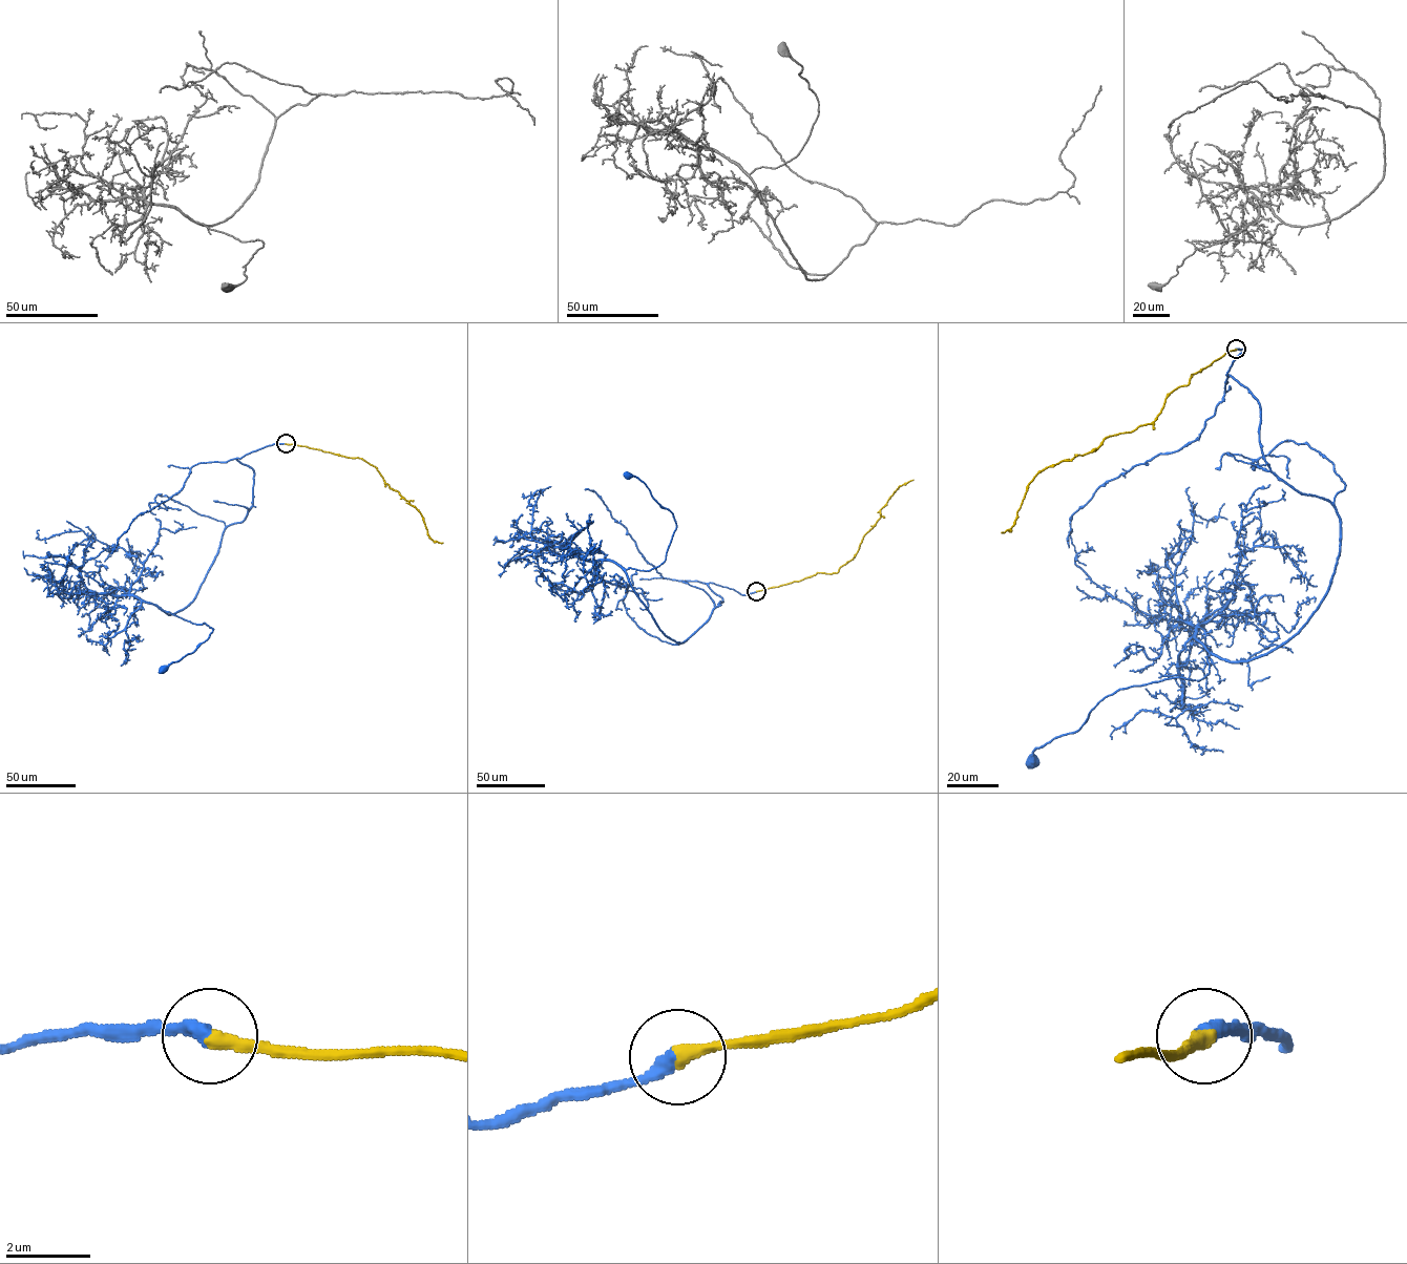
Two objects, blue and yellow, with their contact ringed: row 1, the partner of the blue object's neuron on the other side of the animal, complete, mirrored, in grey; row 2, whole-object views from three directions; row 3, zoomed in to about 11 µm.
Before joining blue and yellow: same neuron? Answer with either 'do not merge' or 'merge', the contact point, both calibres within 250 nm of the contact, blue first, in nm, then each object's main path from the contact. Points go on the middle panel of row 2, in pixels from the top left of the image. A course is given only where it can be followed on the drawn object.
merge | (756, 591) | 380/360 nm | blue via (757, 591), (709, 583), (709, 618), (665, 634), (625, 569), (663, 562), (676, 522), (628, 475) | yellow via (757, 591), (799, 581), (817, 572), (836, 573), (852, 560), (888, 499), (898, 487), (912, 480)

